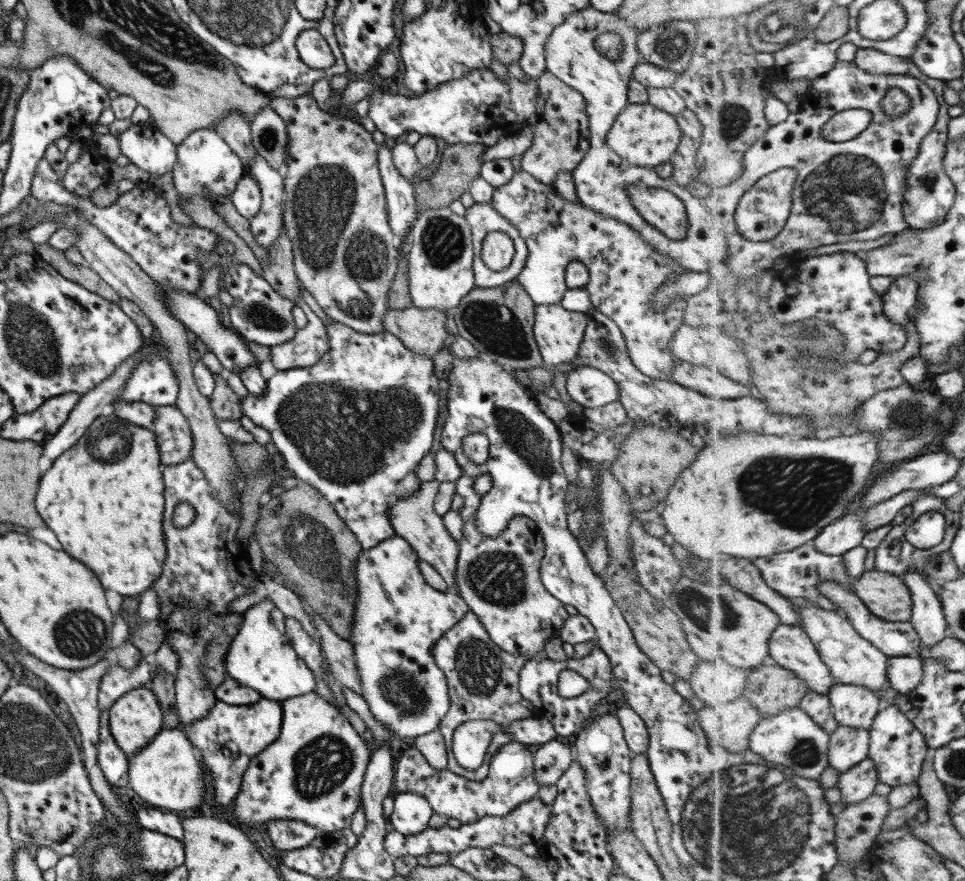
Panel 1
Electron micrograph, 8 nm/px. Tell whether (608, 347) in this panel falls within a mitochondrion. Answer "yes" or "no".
yes

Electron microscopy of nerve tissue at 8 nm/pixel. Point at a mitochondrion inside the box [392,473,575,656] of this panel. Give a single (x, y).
(497, 577)

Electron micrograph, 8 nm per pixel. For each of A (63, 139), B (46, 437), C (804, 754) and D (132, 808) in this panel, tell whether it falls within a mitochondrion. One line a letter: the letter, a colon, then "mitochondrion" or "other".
A: other
B: other
C: mitochondrion
D: other

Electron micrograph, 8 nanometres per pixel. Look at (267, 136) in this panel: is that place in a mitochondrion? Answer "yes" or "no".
yes

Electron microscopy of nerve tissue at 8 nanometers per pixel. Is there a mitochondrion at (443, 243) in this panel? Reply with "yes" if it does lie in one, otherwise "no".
yes

